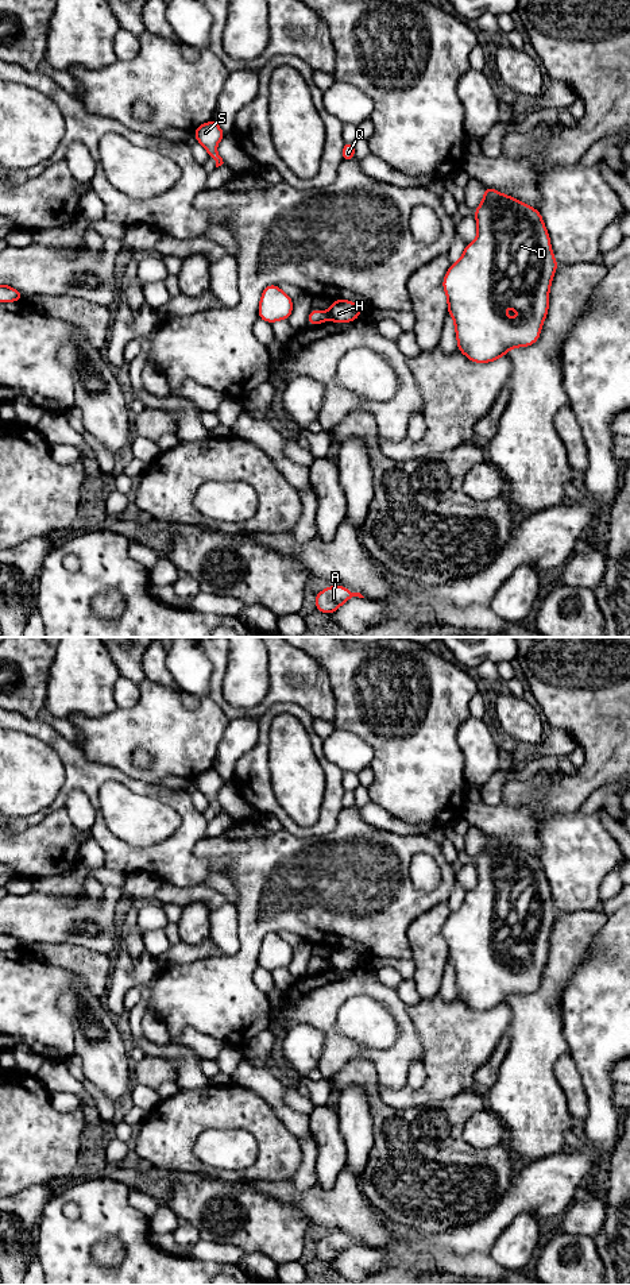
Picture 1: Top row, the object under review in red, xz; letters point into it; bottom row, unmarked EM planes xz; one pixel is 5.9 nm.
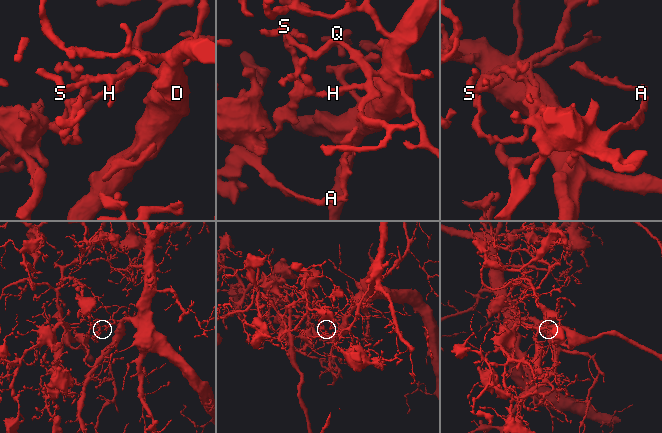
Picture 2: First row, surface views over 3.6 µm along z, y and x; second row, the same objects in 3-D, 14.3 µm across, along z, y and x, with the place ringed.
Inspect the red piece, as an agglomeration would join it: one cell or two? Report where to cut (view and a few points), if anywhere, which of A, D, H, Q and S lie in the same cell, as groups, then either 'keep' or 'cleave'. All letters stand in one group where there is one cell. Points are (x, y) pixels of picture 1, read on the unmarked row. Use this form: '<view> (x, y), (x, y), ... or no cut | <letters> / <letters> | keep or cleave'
xz (325, 960), (328, 967) | A / D H Q S | cleave

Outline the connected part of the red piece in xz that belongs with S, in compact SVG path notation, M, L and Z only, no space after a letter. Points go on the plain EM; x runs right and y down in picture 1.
M212 768L197 775L193 780L197 790L202 792L206 796L209 804L216 809L216 815L221 814L224 810L223 806L217 802L216 795L225 783L219 772Z

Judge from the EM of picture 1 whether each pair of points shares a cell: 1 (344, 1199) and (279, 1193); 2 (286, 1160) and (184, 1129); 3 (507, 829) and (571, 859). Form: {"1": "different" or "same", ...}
{"1": "same", "2": "same", "3": "different"}

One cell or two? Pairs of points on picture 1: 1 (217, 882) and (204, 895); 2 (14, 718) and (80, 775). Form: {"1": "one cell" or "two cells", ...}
{"1": "two cells", "2": "one cell"}

